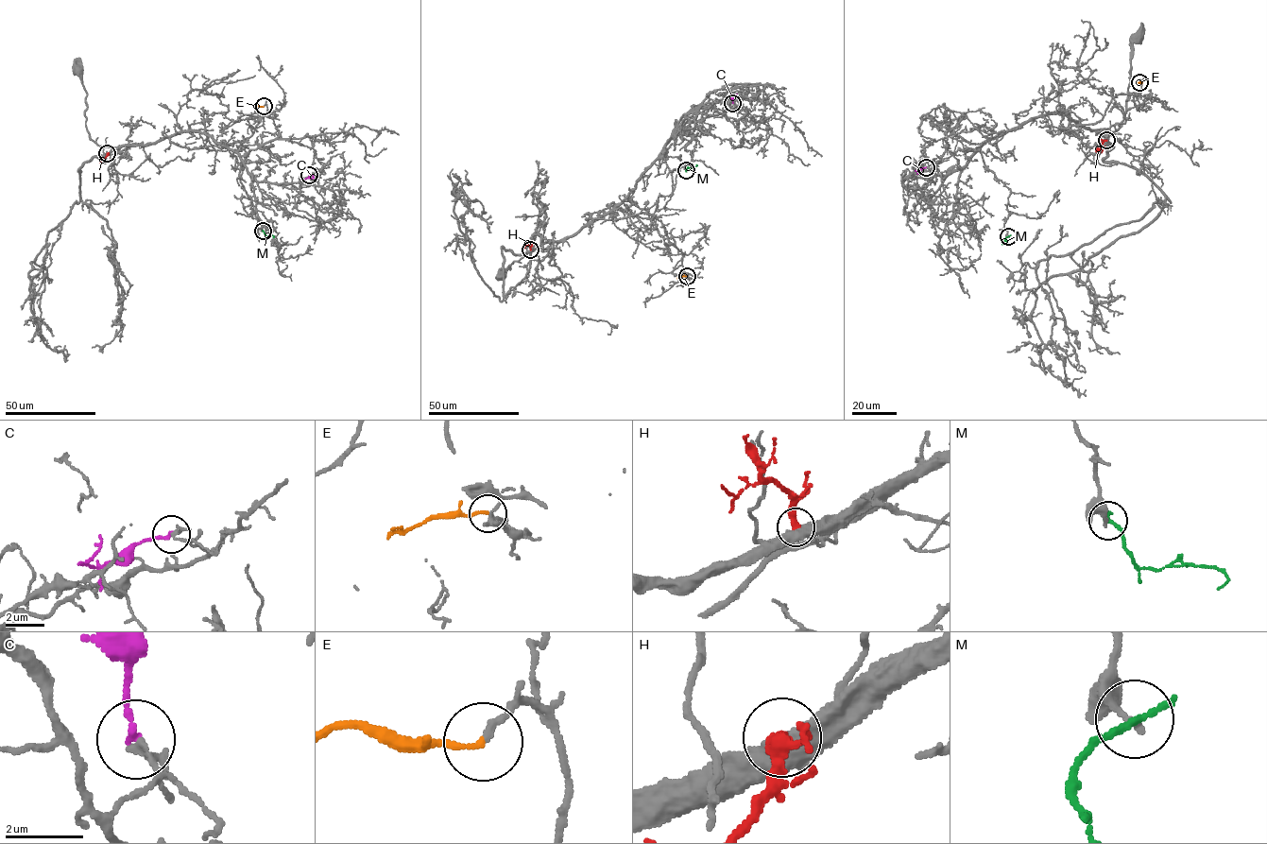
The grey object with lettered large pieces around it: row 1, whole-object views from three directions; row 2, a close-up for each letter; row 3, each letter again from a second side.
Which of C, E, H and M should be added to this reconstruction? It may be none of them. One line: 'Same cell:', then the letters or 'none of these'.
Same cell: E

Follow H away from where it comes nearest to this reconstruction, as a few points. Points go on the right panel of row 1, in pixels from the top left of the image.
H: (1106, 140), (1101, 146), (1102, 152)

